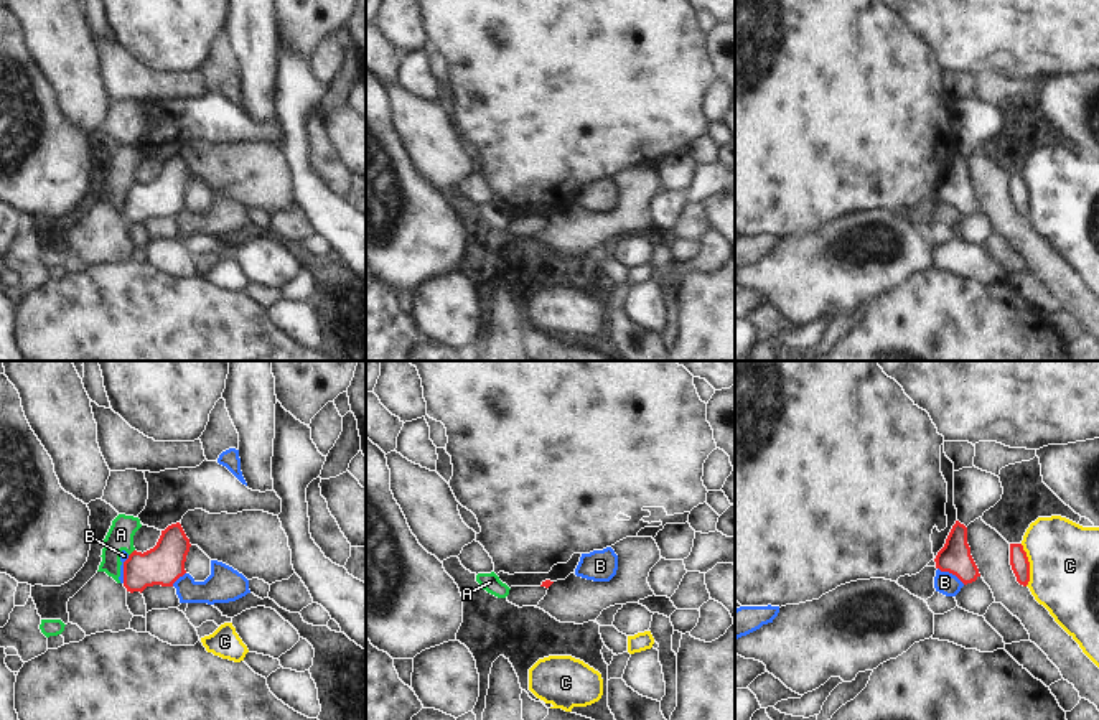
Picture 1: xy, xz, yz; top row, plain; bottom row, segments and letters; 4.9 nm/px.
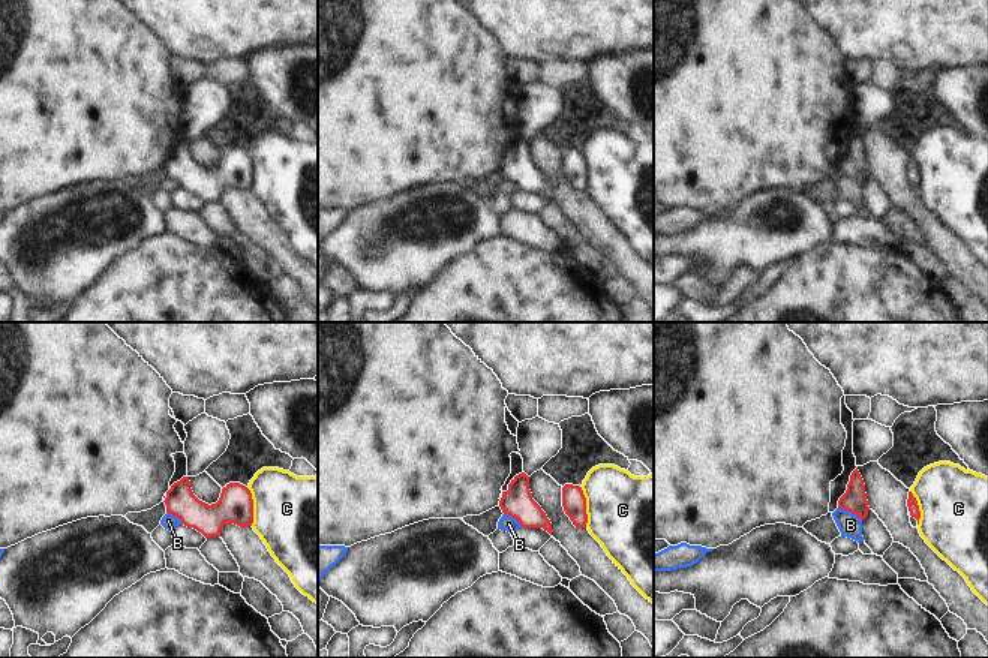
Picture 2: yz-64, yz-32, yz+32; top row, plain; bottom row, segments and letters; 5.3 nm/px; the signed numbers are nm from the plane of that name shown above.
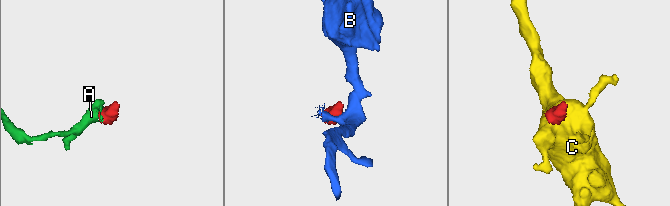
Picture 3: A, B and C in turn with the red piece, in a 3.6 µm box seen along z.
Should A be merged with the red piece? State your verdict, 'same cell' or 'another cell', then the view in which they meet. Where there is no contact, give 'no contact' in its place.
another cell; contact in xy

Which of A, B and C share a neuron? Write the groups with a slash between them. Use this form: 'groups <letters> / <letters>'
groups A B / C

